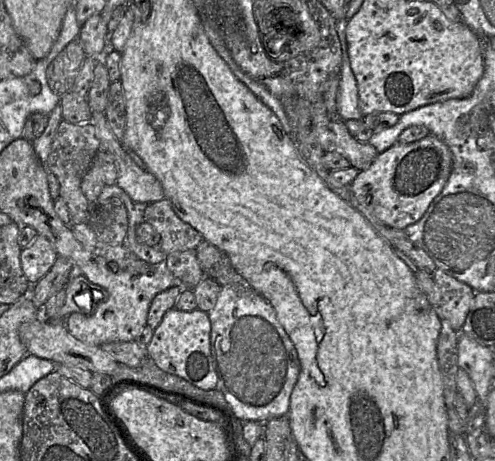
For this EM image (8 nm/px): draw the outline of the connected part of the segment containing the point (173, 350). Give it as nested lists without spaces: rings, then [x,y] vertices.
[[[173,307],[163,316],[154,329],[151,341],[146,347],[148,356],[164,372],[183,378],[203,390],[213,390],[218,375],[210,346],[211,324],[208,313],[199,310],[182,311]]]

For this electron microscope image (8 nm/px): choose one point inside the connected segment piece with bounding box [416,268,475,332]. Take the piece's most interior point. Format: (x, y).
(456, 297)

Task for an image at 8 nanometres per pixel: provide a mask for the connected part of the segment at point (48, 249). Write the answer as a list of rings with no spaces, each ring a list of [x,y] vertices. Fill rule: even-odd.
[[[43,236],[36,239],[20,253],[23,273],[31,285],[44,277],[55,263],[58,255],[51,243]]]

